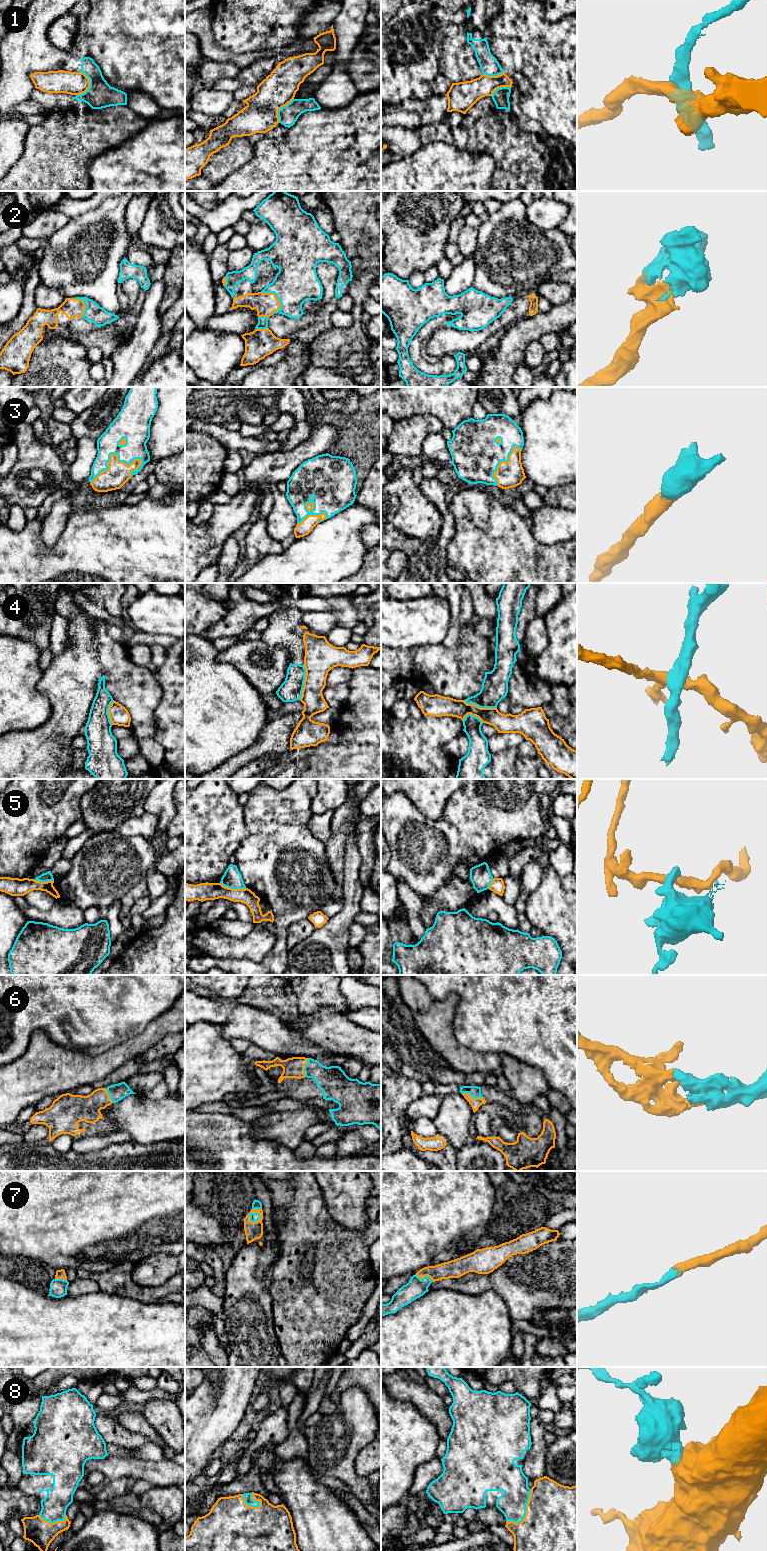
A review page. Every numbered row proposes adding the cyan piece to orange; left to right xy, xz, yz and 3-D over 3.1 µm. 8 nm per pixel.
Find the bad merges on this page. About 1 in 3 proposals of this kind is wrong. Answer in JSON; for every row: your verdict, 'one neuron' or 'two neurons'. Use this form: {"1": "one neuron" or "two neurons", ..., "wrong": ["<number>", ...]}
{"1": "two neurons", "2": "one neuron", "3": "one neuron", "4": "two neurons", "5": "two neurons", "6": "one neuron", "7": "one neuron", "8": "one neuron", "wrong": ["1", "4", "5"]}

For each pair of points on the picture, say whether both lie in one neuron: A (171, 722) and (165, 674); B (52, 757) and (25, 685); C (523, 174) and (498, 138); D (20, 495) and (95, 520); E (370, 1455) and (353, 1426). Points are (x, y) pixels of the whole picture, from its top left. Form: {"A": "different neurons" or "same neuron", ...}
{"A": "same neuron", "B": "different neurons", "C": "same neuron", "D": "different neurons", "E": "different neurons"}

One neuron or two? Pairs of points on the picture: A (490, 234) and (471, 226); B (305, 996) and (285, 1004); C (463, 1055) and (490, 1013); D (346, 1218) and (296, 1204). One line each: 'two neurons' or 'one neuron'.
A: two neurons
B: two neurons
C: two neurons
D: two neurons

